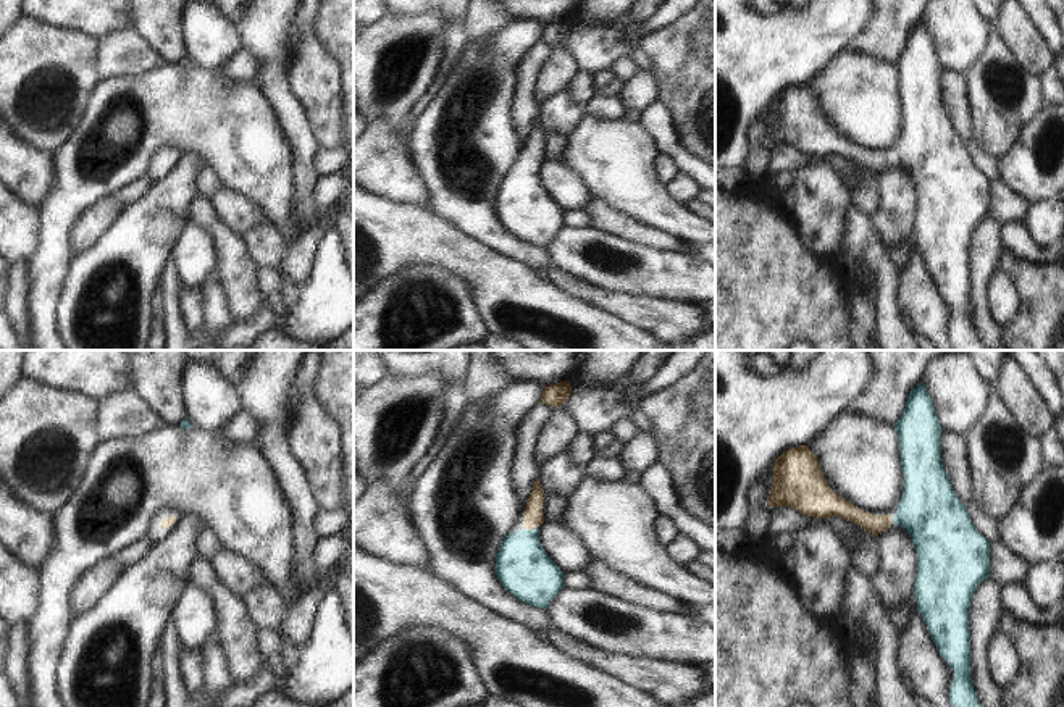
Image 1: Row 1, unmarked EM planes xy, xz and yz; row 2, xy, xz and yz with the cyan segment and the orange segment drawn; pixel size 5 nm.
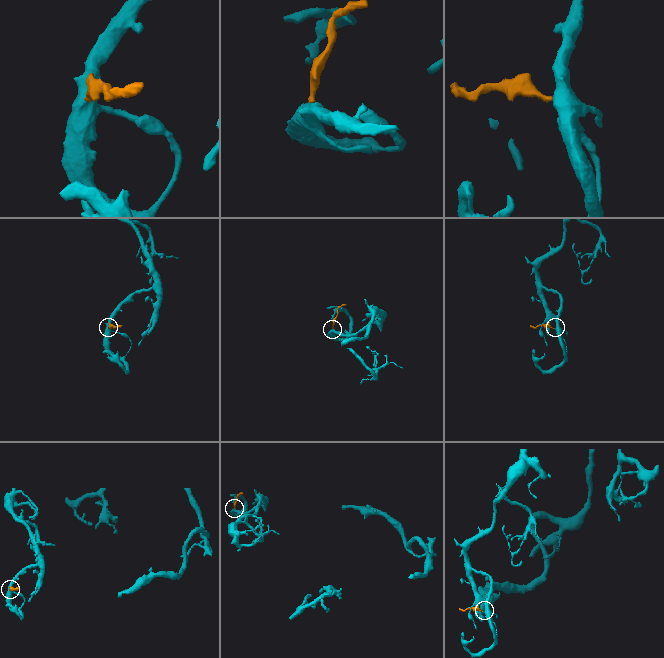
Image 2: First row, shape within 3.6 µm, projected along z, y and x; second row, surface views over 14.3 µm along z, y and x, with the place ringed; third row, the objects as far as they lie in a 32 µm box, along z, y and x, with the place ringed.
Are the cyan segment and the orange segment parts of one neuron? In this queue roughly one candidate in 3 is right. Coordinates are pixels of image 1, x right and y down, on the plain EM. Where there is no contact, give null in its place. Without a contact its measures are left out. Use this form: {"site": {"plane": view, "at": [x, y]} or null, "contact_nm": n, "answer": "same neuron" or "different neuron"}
{"site": {"plane": "xz", "at": [530, 168]}, "contact_nm": 70, "answer": "same neuron"}

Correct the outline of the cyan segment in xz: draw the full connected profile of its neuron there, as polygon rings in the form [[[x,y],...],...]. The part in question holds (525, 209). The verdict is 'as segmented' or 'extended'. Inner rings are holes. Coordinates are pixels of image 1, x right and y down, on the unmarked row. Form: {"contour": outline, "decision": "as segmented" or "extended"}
{"contour": [[[536,118],[523,150],[523,166],[504,176],[494,208],[505,229],[546,249],[565,223],[563,210],[549,197],[539,179],[544,136],[546,131]]], "decision": "extended"}

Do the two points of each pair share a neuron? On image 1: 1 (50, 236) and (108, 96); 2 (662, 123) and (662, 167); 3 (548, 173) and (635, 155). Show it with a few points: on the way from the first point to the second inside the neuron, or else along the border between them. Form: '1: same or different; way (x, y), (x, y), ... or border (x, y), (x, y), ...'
1: same; way (67, 200), (75, 189), (76, 150), (87, 131)
2: different; border (659, 150), (672, 158), (678, 171)
3: different; border (557, 160), (593, 196)

